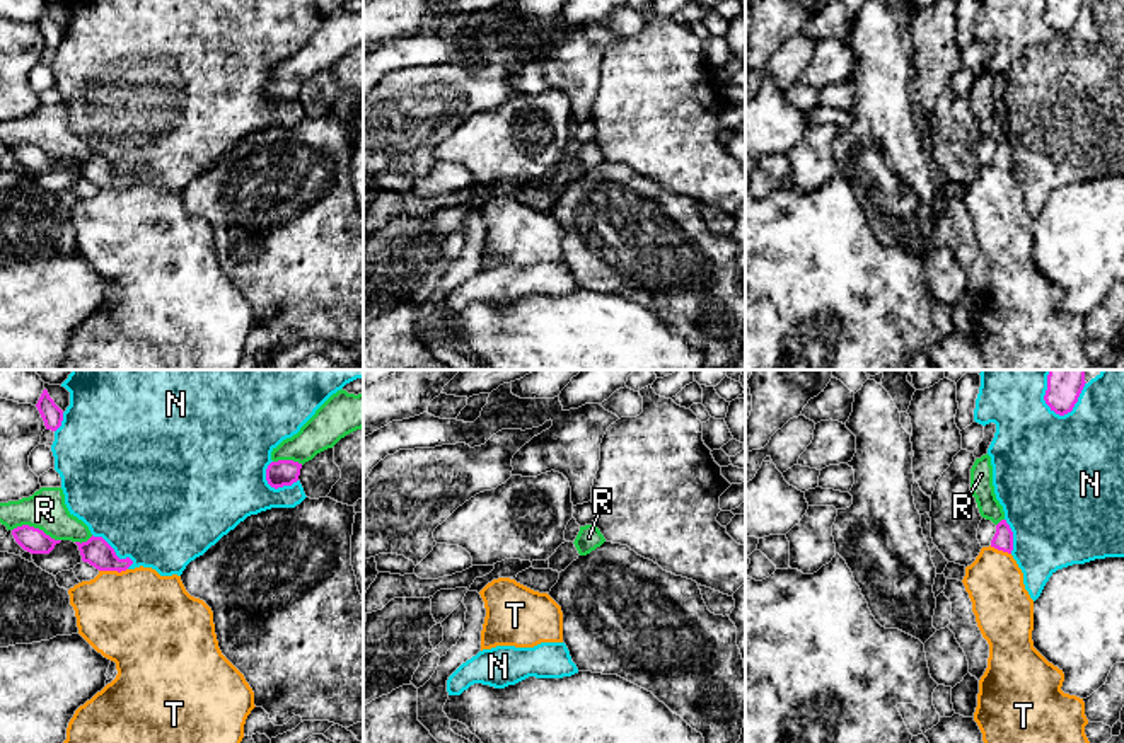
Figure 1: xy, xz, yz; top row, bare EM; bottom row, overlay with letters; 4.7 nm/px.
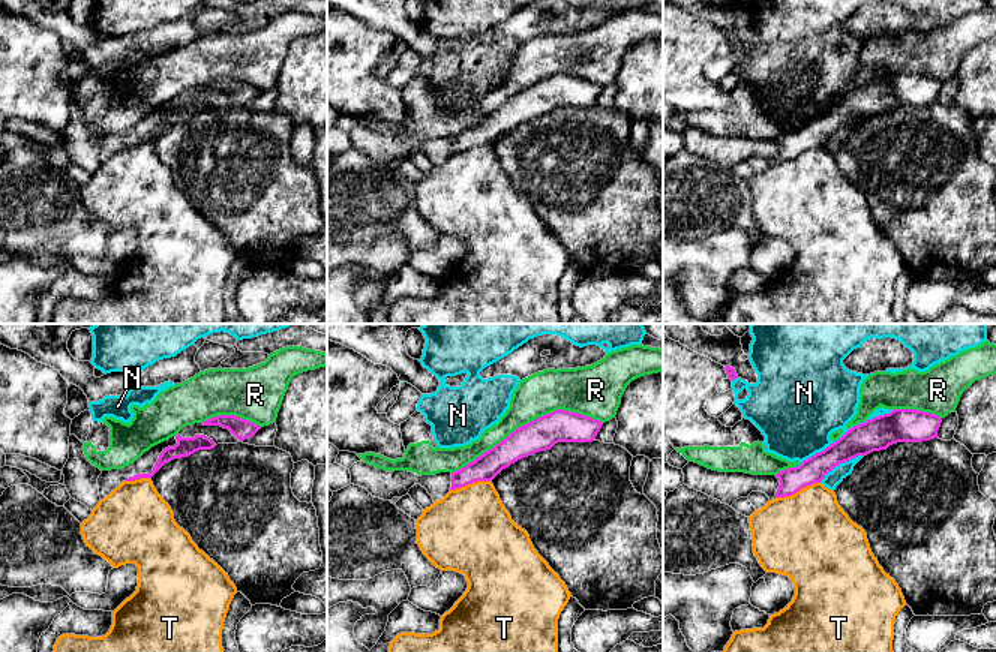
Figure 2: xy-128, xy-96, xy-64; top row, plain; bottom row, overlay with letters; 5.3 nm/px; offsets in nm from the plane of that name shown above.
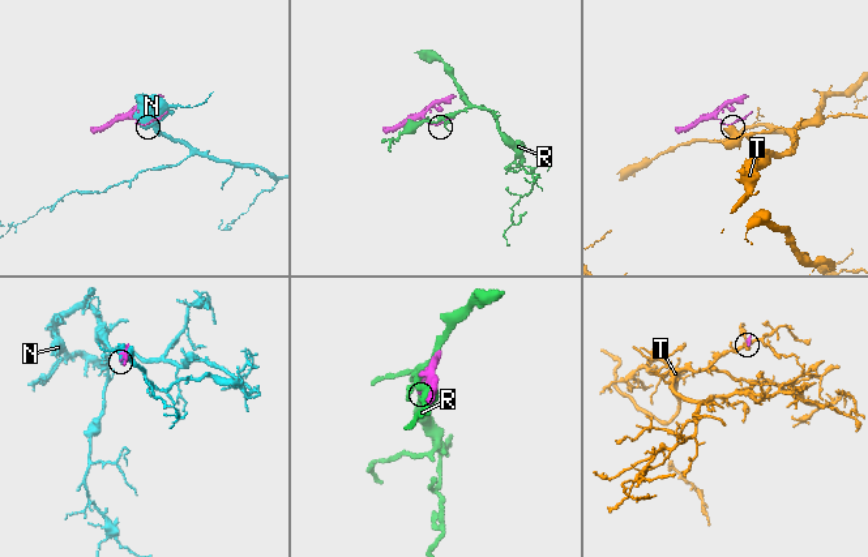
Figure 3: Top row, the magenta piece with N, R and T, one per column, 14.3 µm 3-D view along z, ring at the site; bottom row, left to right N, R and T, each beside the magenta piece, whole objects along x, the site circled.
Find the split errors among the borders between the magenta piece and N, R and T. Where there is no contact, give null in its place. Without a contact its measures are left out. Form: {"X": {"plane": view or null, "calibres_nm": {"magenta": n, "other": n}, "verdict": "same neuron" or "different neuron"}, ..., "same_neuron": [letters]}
{"N": {"plane": "yz", "calibres_nm": {"magenta": 140, "other": 480}, "verdict": "different neuron"}, "R": {"plane": "xy", "calibres_nm": {"magenta": 120, "other": 190}, "verdict": "different neuron"}, "T": {"plane": "xy", "calibres_nm": {"magenta": 140, "other": 460}, "verdict": "different neuron"}, "same_neuron": []}

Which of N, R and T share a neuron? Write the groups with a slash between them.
N / R / T

